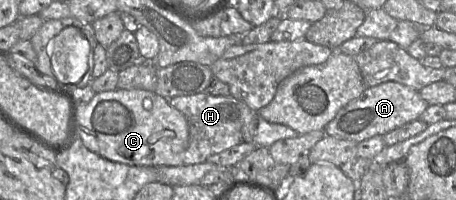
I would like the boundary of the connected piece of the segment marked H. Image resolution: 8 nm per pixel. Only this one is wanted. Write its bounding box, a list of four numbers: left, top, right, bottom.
[167,92,257,165]

